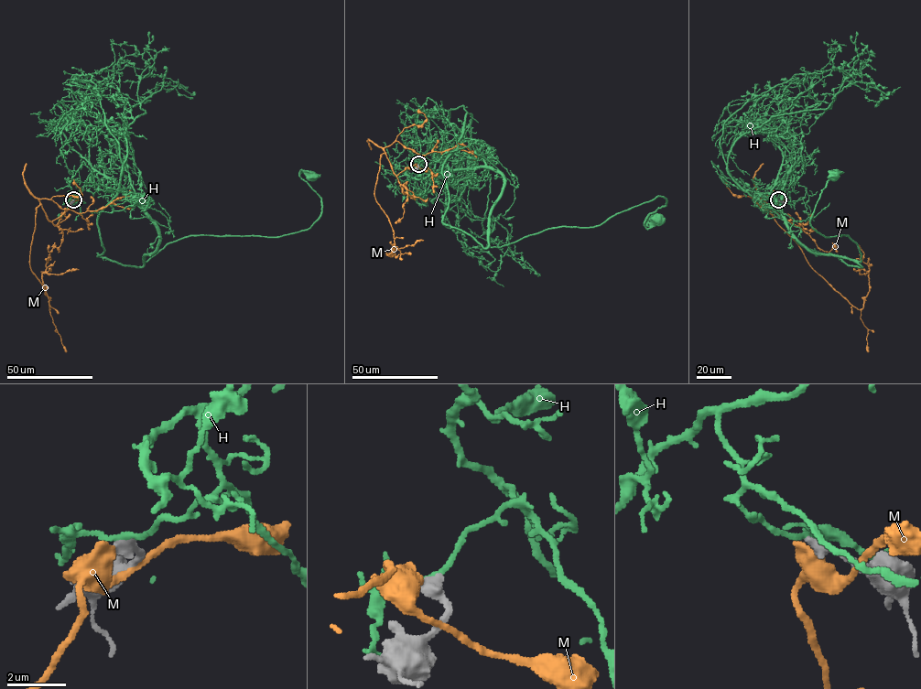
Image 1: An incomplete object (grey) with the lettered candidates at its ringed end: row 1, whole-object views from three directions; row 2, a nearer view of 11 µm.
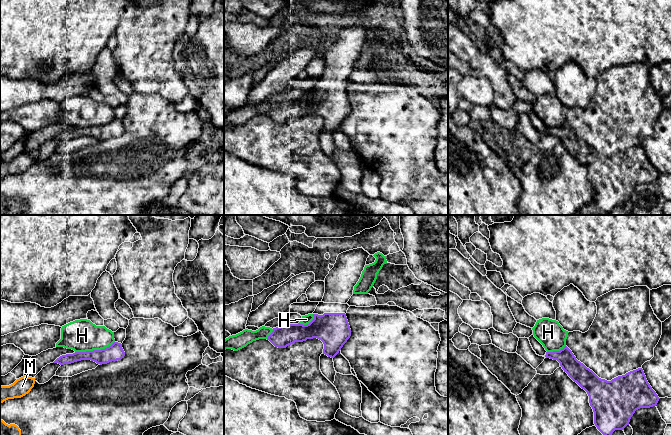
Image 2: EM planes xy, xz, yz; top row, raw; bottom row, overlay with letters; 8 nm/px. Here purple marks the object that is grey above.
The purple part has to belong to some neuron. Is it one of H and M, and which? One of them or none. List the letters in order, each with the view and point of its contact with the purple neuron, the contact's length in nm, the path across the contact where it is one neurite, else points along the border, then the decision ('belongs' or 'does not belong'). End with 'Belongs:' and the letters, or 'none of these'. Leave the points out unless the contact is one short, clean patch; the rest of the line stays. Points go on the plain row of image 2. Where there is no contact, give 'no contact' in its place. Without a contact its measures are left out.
H: contact xy (94, 126); length 340 nm; does not belong
M: no contact; does not belong
Belongs: none of these

